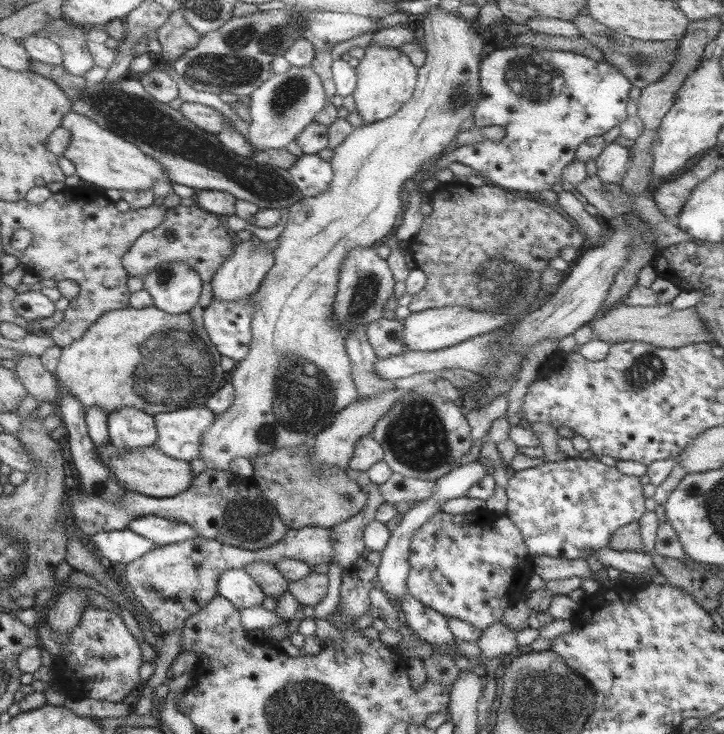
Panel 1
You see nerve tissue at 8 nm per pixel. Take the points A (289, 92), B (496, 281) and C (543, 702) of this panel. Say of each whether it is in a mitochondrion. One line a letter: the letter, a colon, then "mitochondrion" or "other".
A: mitochondrion
B: mitochondrion
C: mitochondrion

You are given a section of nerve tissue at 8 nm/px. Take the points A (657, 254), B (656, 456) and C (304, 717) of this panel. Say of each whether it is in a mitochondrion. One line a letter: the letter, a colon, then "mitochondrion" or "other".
A: other
B: other
C: mitochondrion

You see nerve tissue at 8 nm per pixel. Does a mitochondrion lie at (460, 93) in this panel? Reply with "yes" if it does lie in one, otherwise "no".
yes

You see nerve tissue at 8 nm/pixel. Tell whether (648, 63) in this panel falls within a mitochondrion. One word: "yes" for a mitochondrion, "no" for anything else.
yes

